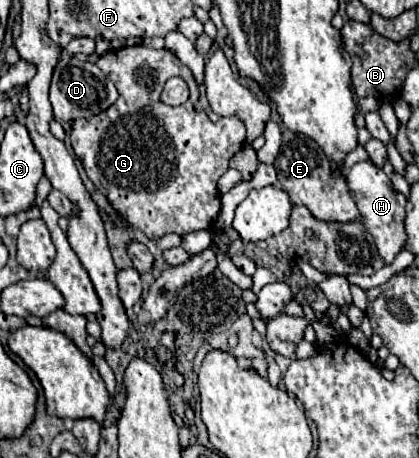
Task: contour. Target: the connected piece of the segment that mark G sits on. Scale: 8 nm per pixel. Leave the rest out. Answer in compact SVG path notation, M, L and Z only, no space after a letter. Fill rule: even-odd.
M139 44L139 46L125 46L125 48L121 48L121 50L111 50L111 52L107 52L105 56L101 56L101 58L97 60L97 66L99 66L101 72L103 72L105 76L109 76L109 80L115 84L115 88L117 88L117 92L119 92L119 98L115 100L115 104L111 104L111 108L103 110L99 116L93 116L93 118L89 118L89 120L87 120L87 118L79 118L79 120L73 122L71 146L73 146L75 156L83 162L83 168L85 168L89 180L95 184L95 188L111 202L111 206L113 206L129 224L137 226L137 228L139 228L141 232L145 232L151 240L157 240L157 238L161 238L161 236L165 236L165 234L171 234L171 232L175 232L175 234L179 234L179 236L185 236L185 234L195 232L195 230L209 230L209 228L213 228L215 222L217 222L217 218L219 218L219 212L221 212L221 198L219 198L219 190L217 190L217 180L219 180L221 174L229 168L229 160L233 158L233 154L237 154L237 152L243 148L243 144L245 144L245 124L243 124L239 118L235 118L235 116L231 116L231 118L221 118L219 122L211 122L209 116L207 116L203 110L195 110L195 102L199 100L199 86L197 86L197 82L195 82L195 78L193 78L193 74L191 74L191 70L189 70L187 66L183 66L183 64L179 62L179 58L173 56L169 50L153 50L153 48L147 48L147 46L143 46L143 44ZM171 76L181 76L181 78L185 78L185 82L189 84L189 90L191 90L189 100L187 100L183 106L179 106L179 108L165 108L165 104L161 102L161 90L163 90L163 86L165 86L165 80L171 78Z

